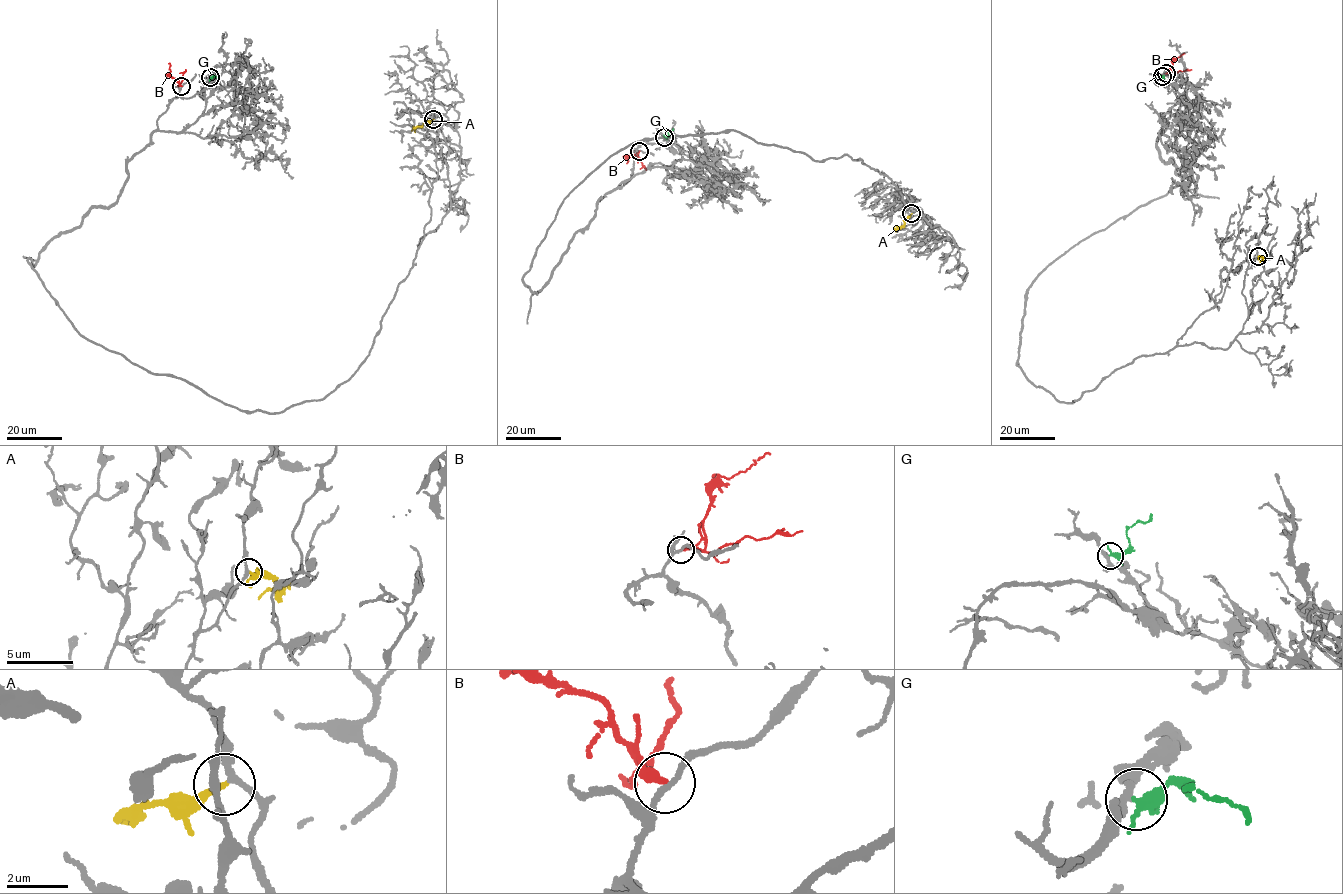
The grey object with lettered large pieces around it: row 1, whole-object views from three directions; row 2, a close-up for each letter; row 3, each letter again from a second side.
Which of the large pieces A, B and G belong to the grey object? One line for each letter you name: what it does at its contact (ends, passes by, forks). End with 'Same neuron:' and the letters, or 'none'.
A: it ends
Same neuron: A

